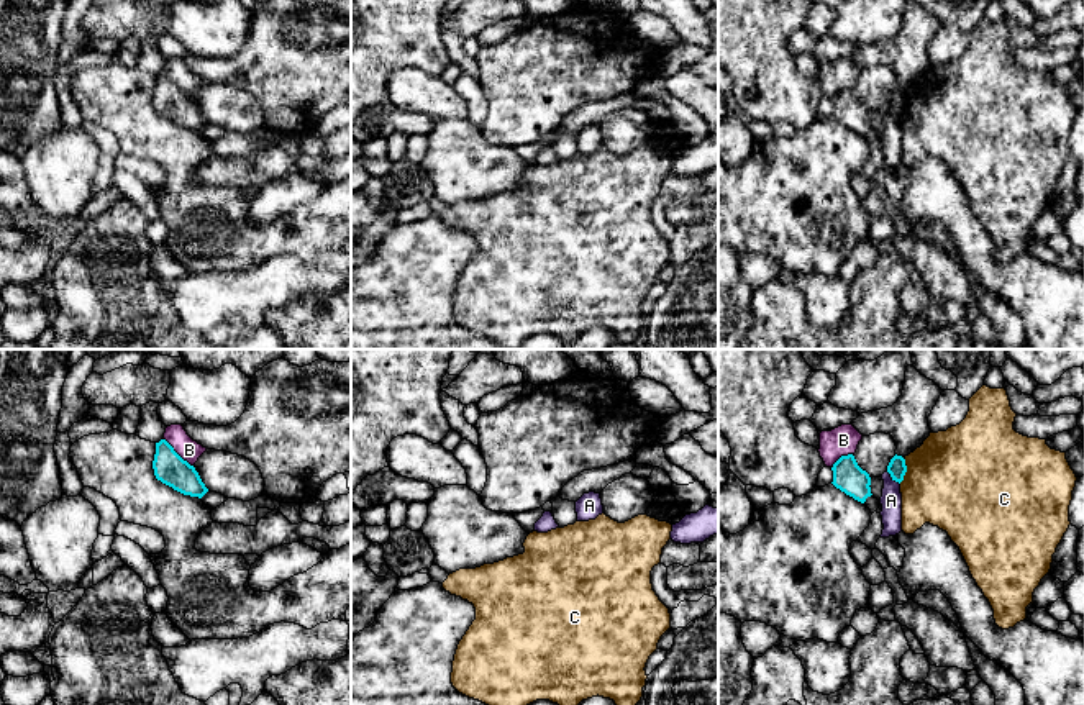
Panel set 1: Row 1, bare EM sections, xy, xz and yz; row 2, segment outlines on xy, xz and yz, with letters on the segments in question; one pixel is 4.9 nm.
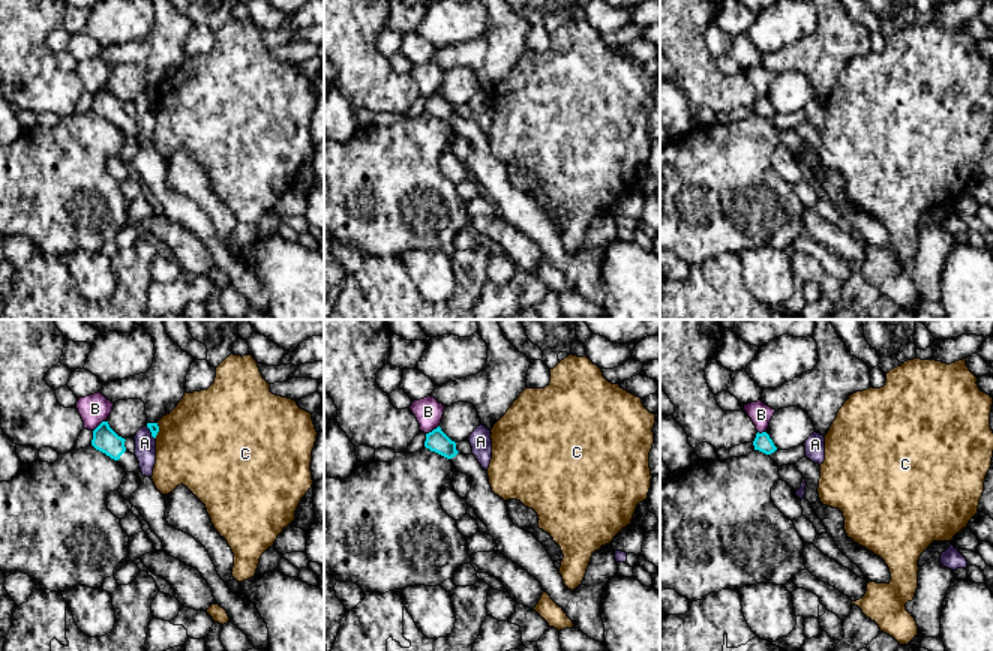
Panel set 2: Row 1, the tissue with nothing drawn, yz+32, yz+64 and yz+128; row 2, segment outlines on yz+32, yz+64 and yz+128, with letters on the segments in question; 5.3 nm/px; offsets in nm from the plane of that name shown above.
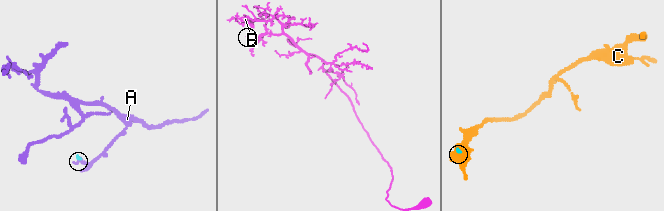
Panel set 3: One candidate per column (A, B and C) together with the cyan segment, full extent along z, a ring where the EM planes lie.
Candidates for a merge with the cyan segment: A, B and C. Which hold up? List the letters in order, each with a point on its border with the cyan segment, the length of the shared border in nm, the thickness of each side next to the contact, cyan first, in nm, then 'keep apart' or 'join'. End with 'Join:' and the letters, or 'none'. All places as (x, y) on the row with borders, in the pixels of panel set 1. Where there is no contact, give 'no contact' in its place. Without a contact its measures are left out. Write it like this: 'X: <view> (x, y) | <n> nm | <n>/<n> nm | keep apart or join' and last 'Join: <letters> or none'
A: yz (892, 477) | 100 nm | 90/110 nm | keep apart
B: xy (176, 453) | 200 nm | 160/110 nm | keep apart
C: yz (906, 471) | 130 nm | 90/480 nm | keep apart
Join: none

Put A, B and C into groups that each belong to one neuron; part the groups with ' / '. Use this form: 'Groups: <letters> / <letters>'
Groups: A / B / C

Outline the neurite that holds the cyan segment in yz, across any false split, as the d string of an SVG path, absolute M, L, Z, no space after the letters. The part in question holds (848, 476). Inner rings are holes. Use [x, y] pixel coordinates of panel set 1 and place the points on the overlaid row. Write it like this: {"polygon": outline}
{"polygon": "M841 456L831 467L833 471L833 485L853 497L854 500L864 503L871 513L877 512L879 500L871 494L871 477L863 471L854 456Z"}

